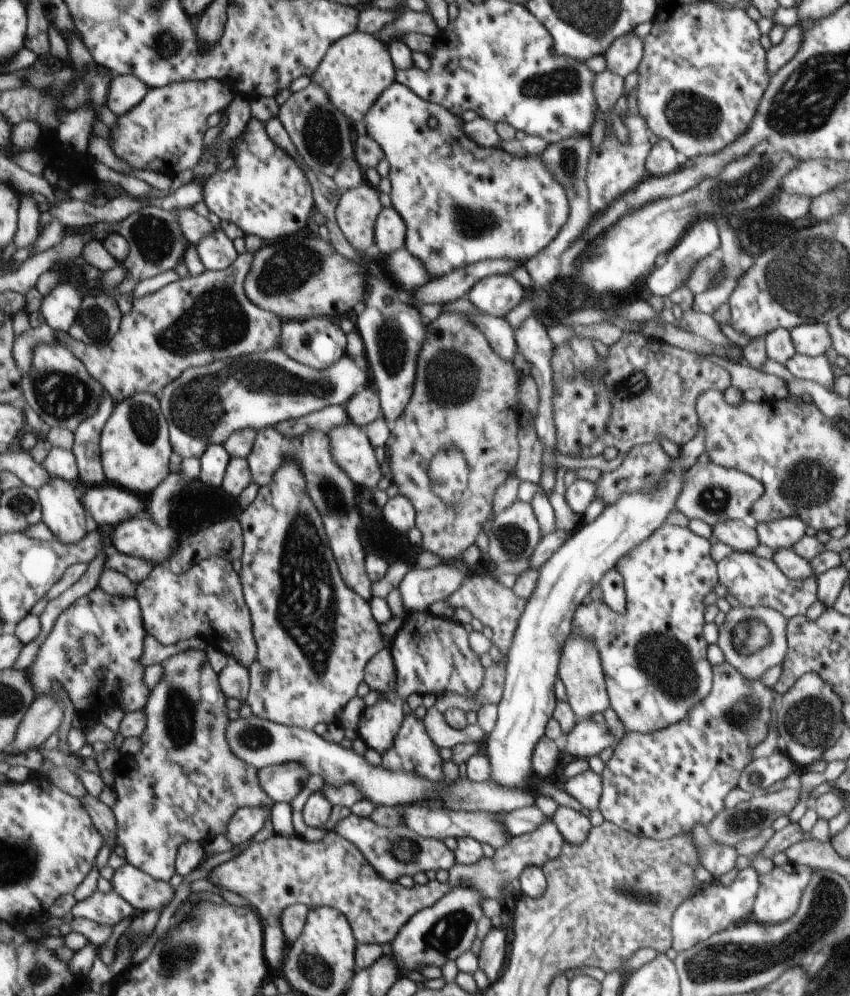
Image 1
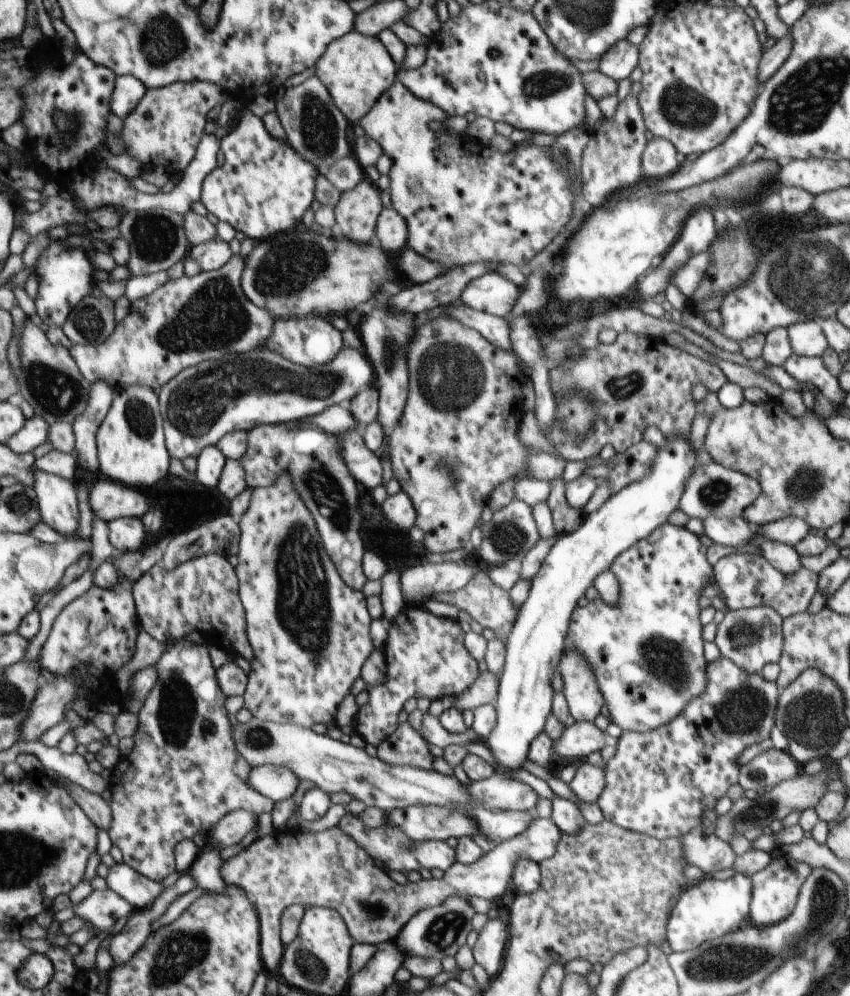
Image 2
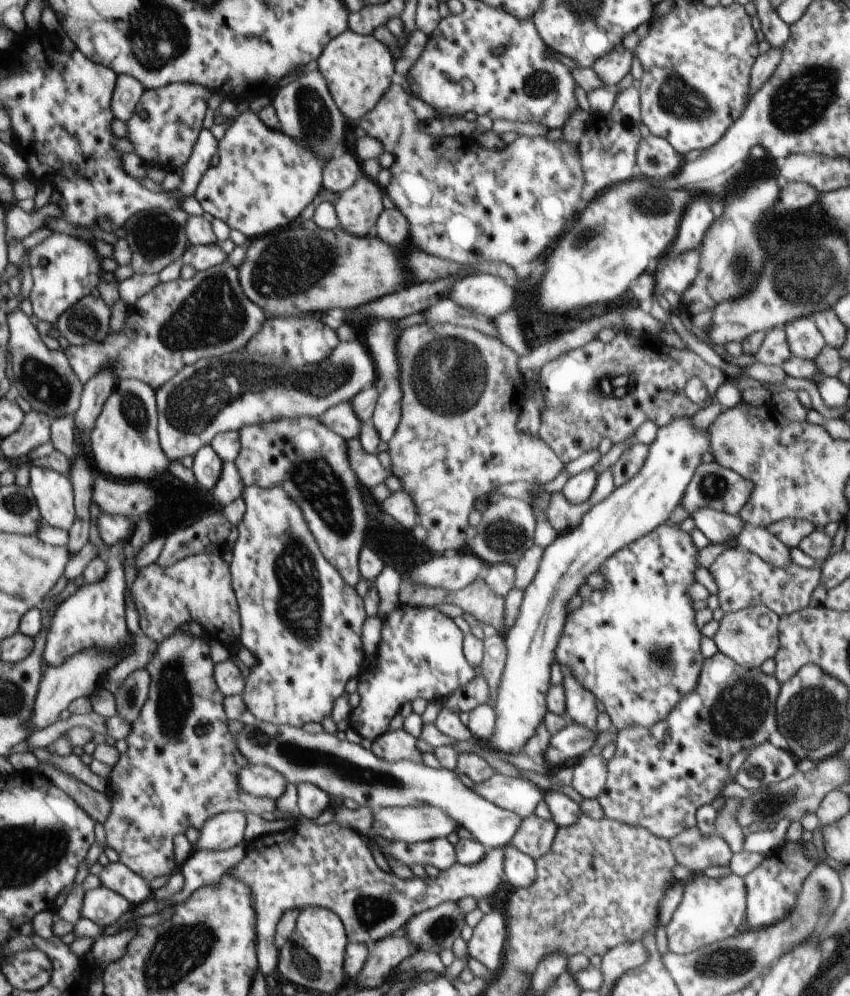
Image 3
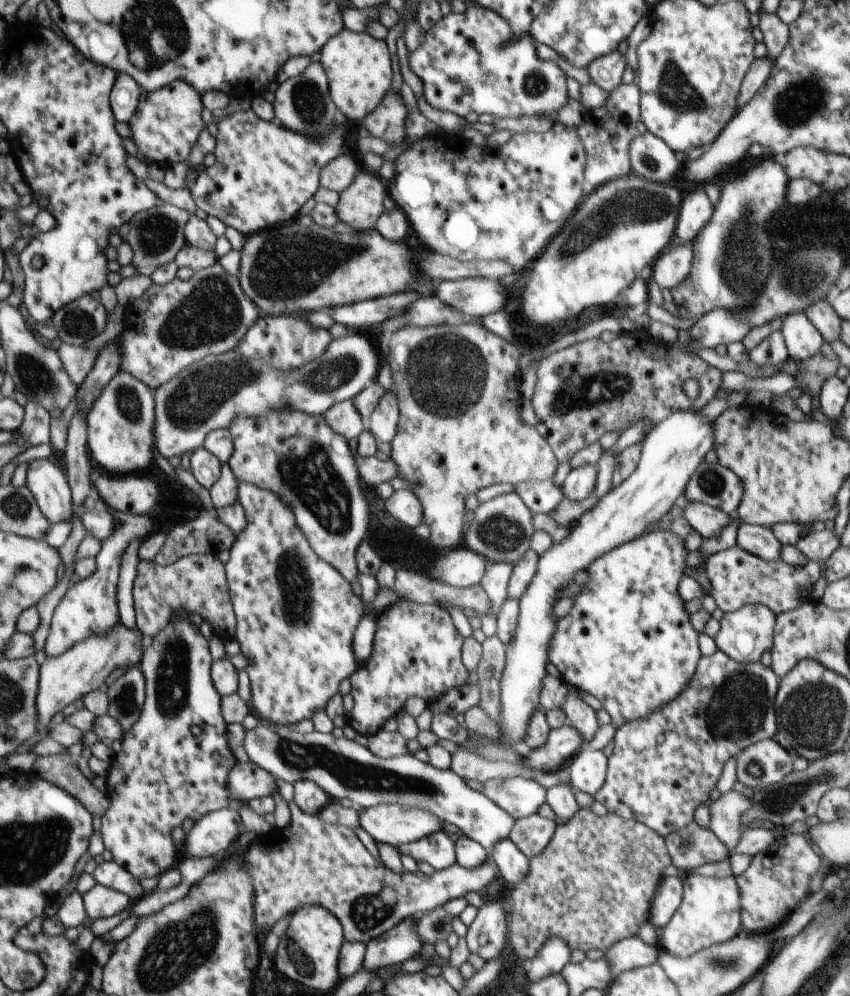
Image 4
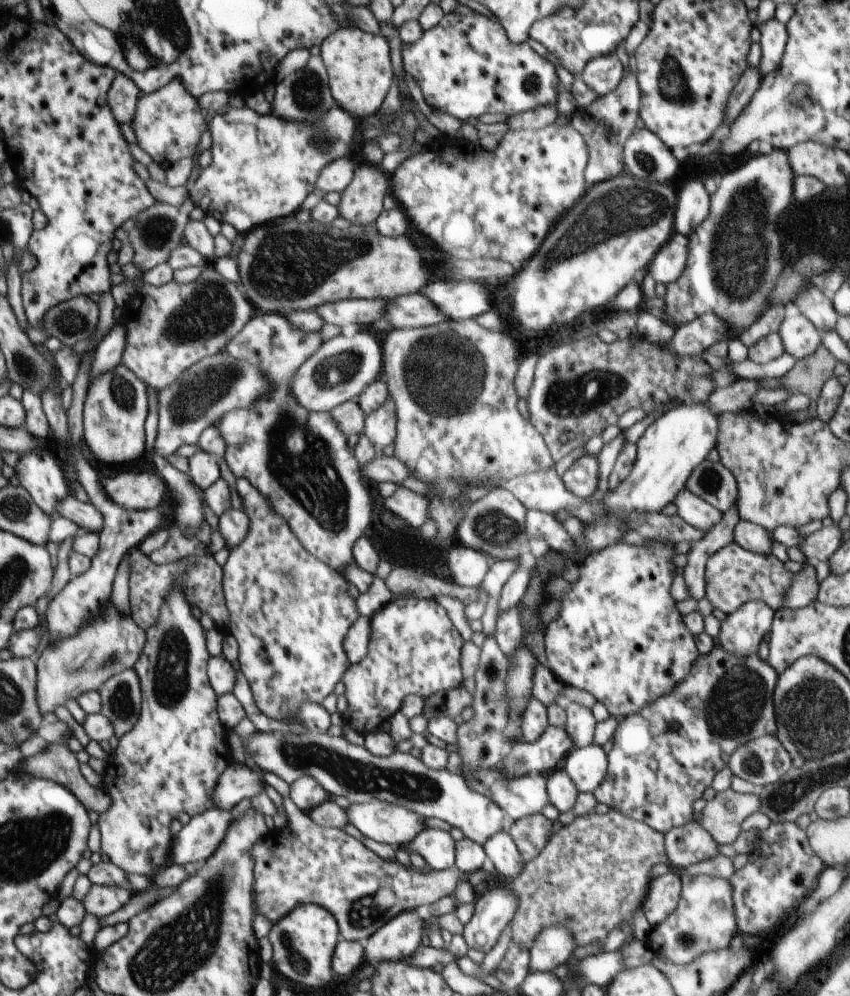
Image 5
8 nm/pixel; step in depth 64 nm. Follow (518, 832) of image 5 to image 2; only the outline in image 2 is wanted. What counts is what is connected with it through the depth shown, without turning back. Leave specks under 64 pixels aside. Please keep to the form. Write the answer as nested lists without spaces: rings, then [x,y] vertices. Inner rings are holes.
[[[536,816],[524,832],[499,845],[492,846],[492,850],[488,854],[484,854],[480,860],[473,864],[464,865],[456,861],[449,870],[444,871],[444,876],[438,880],[430,878],[430,880],[422,879],[416,883],[408,881],[406,884],[397,884],[372,860],[372,856],[352,836],[344,834],[338,826],[322,832],[306,832],[302,829],[278,830],[277,834],[273,836],[256,839],[237,856],[224,861],[220,873],[225,884],[240,886],[246,891],[248,899],[255,904],[256,910],[259,910],[260,935],[262,936],[262,944],[264,944],[264,966],[268,966],[268,970],[276,971],[280,967],[284,953],[284,945],[280,940],[278,929],[284,910],[290,906],[298,905],[305,909],[326,907],[336,910],[342,916],[354,943],[365,943],[377,947],[384,942],[395,940],[414,914],[438,906],[446,898],[474,896],[498,902],[507,888],[507,883],[512,881],[514,864],[518,860],[532,860],[539,864],[542,860],[550,858],[556,852],[560,836],[562,833],[551,818]]]

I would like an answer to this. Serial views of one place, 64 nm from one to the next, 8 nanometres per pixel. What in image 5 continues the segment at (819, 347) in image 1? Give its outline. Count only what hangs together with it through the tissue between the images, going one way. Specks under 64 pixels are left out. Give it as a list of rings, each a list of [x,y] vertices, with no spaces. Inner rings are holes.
[[[792,303],[785,305],[785,318],[778,334],[785,352],[797,360],[814,354],[821,346],[822,333]]]

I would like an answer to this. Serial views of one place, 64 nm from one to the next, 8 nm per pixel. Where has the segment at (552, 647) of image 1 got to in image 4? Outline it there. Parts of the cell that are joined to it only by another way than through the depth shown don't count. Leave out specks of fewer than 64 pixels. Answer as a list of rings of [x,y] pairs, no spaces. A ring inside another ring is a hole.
[[[676,410],[662,422],[653,424],[641,443],[642,453],[634,473],[602,496],[598,504],[580,518],[567,538],[539,556],[536,574],[519,600],[518,626],[506,647],[506,666],[501,680],[502,724],[499,727],[502,739],[499,742],[506,747],[513,748],[524,741],[528,722],[540,706],[540,686],[548,674],[548,646],[558,620],[552,610],[560,599],[560,590],[608,550],[645,535],[648,526],[663,520],[672,506],[682,501],[692,474],[714,446],[714,426],[702,416],[701,410]]]

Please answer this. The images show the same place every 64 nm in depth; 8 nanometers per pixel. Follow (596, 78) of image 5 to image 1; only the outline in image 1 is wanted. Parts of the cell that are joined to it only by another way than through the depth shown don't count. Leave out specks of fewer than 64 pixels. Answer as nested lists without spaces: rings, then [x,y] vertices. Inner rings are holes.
[[[630,33],[618,38],[603,56],[606,70],[624,79],[638,69],[643,55],[644,41],[636,34]]]

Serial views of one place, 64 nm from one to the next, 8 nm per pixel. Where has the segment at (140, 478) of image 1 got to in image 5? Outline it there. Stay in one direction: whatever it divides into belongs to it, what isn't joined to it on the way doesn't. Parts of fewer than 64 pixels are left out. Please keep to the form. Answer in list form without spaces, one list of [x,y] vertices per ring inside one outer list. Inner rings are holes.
[[[122,362],[102,376],[89,378],[84,402],[82,426],[84,440],[92,454],[109,466],[119,467],[128,460],[142,460],[146,450],[144,420],[148,416],[146,384],[136,378],[135,372]]]

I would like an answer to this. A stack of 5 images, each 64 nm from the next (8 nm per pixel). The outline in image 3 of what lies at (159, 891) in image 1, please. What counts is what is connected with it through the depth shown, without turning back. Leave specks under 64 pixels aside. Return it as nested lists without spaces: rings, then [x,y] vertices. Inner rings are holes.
[[[119,862],[104,866],[98,878],[105,888],[124,896],[132,907],[148,901],[154,894],[150,884],[144,878],[140,878],[138,874],[134,874],[130,868]]]

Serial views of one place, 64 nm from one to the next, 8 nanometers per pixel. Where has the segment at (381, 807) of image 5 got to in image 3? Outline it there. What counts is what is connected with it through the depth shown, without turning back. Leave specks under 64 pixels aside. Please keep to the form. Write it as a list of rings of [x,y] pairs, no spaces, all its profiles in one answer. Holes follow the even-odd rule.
[[[429,805],[385,807],[374,811],[372,830],[388,842],[418,843],[456,833],[458,822],[448,818],[440,808]]]

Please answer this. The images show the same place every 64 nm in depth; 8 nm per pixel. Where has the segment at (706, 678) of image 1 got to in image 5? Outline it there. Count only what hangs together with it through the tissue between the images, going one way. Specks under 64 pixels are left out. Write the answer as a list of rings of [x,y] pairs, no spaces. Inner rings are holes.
[[[646,540],[640,546],[618,543],[586,556],[579,564],[579,577],[558,600],[561,610],[557,619],[544,630],[548,668],[564,686],[584,690],[604,704],[618,721],[648,706],[656,698],[671,694],[676,684],[692,669],[699,656],[695,636],[684,626],[676,600],[670,596],[674,580],[674,543]]]

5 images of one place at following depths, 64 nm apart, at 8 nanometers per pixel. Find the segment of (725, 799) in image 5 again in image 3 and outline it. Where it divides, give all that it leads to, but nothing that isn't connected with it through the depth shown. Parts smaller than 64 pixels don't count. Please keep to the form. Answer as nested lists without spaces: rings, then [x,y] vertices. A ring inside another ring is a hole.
[[[725,798],[725,804],[721,810],[716,810],[716,822],[714,834],[720,836],[731,850],[731,853],[740,853],[744,849],[744,834],[736,820],[736,812],[742,804],[742,800]]]

